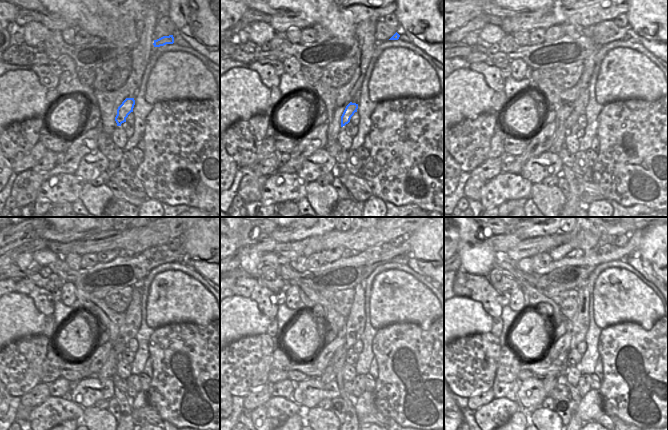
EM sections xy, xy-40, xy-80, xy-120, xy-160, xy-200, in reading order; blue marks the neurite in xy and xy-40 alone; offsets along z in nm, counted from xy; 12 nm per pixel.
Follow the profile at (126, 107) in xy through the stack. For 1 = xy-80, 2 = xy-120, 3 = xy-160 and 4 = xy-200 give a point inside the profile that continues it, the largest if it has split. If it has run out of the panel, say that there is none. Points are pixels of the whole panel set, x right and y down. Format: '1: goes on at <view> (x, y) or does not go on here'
1: goes on at xy-80 (571, 120)
2: goes on at xy-120 (119, 346)
3: goes on at xy-160 (338, 361)
4: goes on at xy-200 (561, 360)

